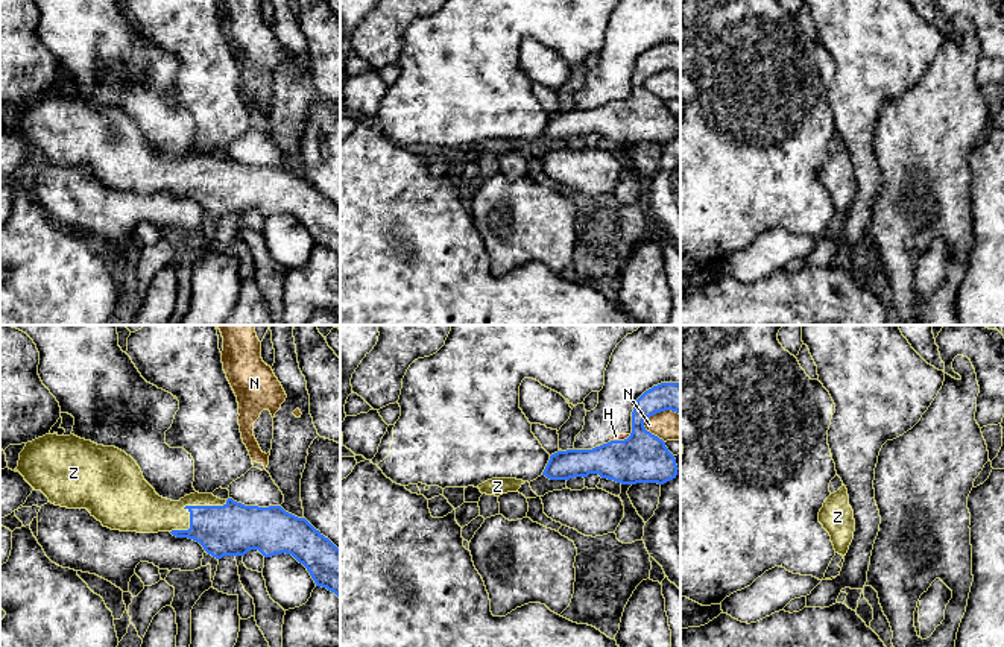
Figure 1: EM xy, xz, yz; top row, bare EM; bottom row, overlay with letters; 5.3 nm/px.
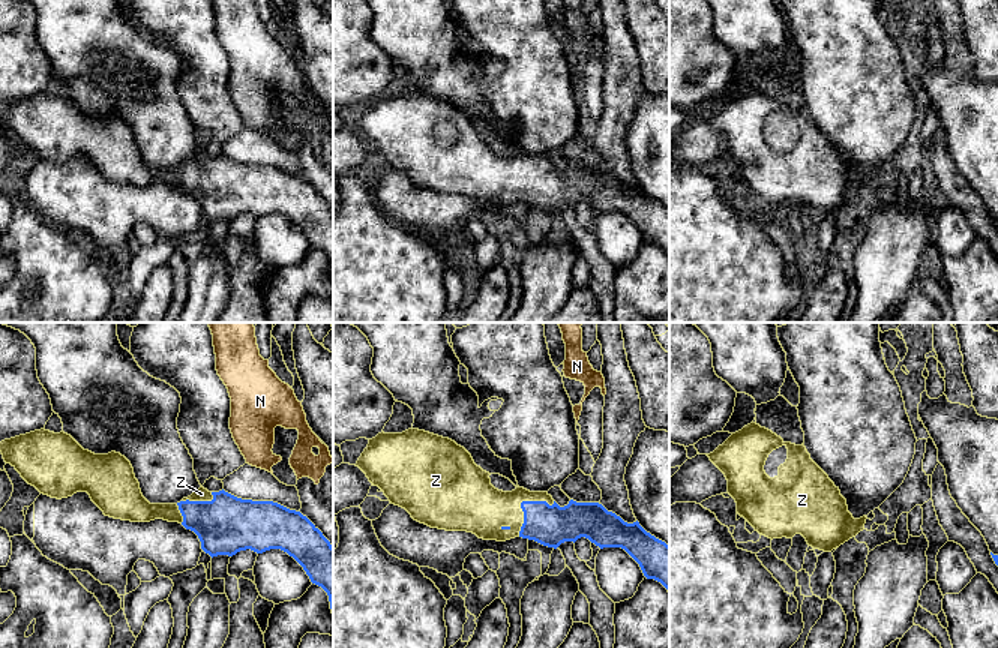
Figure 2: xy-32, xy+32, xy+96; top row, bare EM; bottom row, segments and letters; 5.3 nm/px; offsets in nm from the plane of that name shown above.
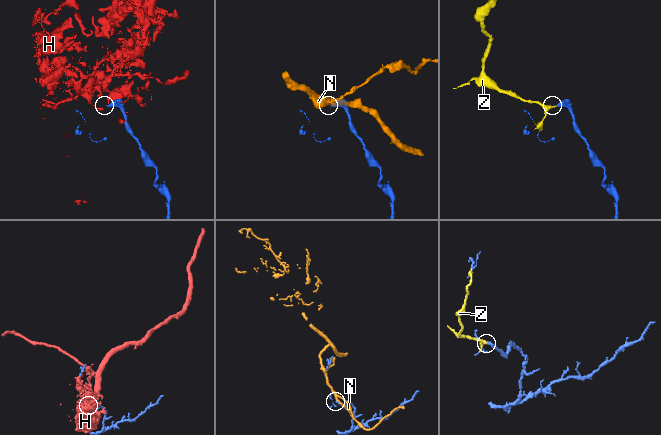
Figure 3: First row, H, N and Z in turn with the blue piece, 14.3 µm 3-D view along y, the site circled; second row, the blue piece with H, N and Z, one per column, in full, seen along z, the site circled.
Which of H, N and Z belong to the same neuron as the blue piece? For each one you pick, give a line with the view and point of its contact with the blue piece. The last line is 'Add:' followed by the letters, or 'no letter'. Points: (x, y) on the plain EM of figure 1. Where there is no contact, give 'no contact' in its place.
Z: meets blue in xy at (187, 167)
Add: Z

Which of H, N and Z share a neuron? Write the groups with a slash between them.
H / N / Z

